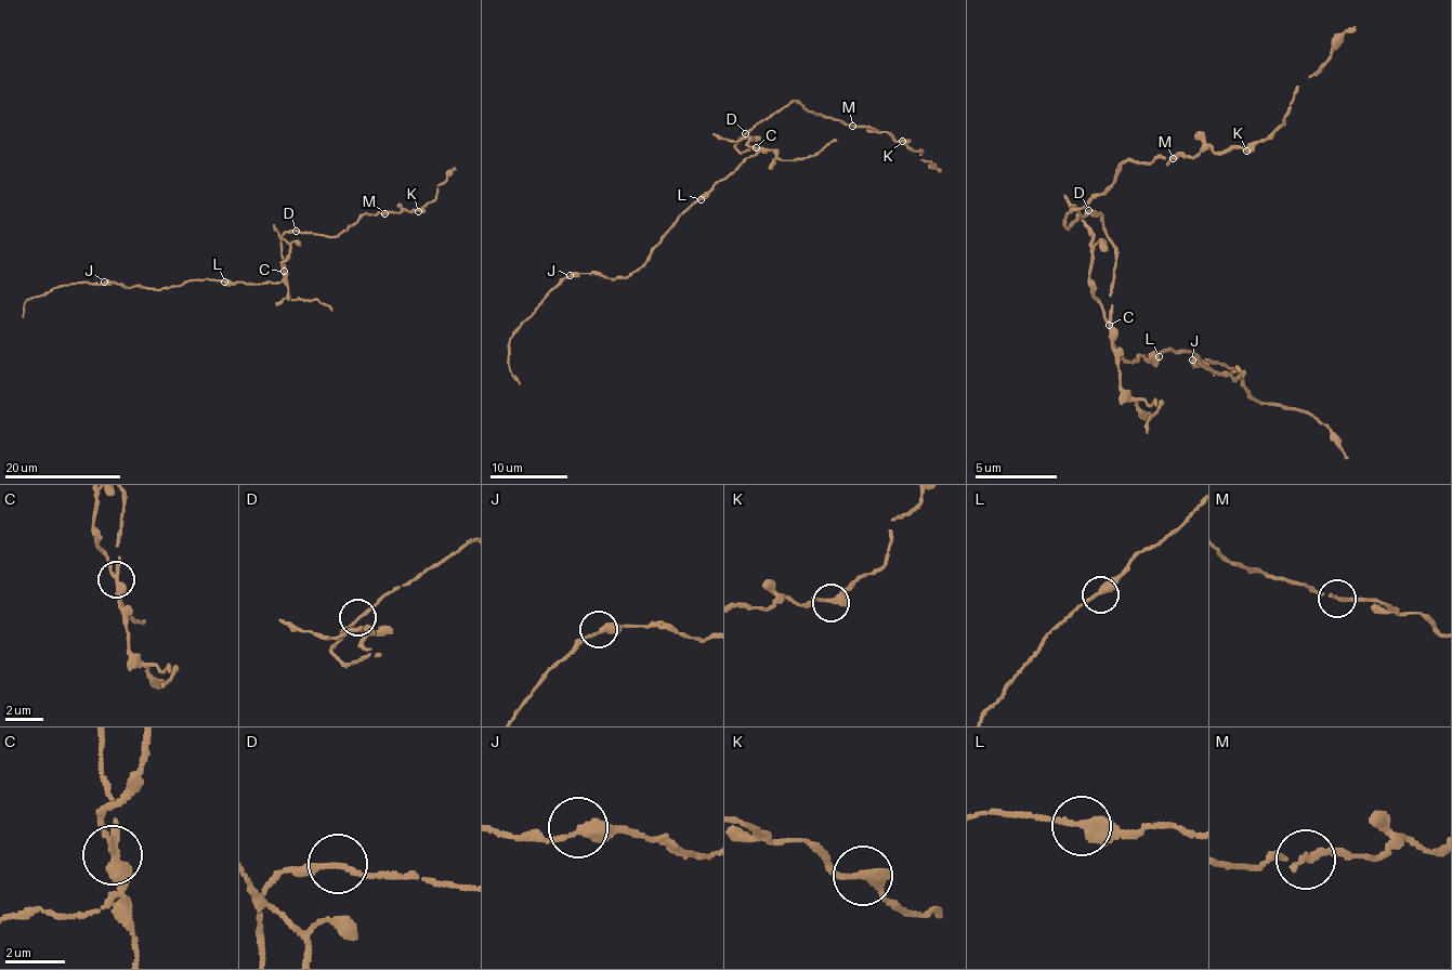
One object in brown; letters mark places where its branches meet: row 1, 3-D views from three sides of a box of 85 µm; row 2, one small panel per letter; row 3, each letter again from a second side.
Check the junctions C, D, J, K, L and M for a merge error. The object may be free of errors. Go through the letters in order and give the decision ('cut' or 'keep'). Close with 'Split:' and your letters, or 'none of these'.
C: cut
D: keep
J: keep
K: keep
L: keep
M: keep
Split: C

